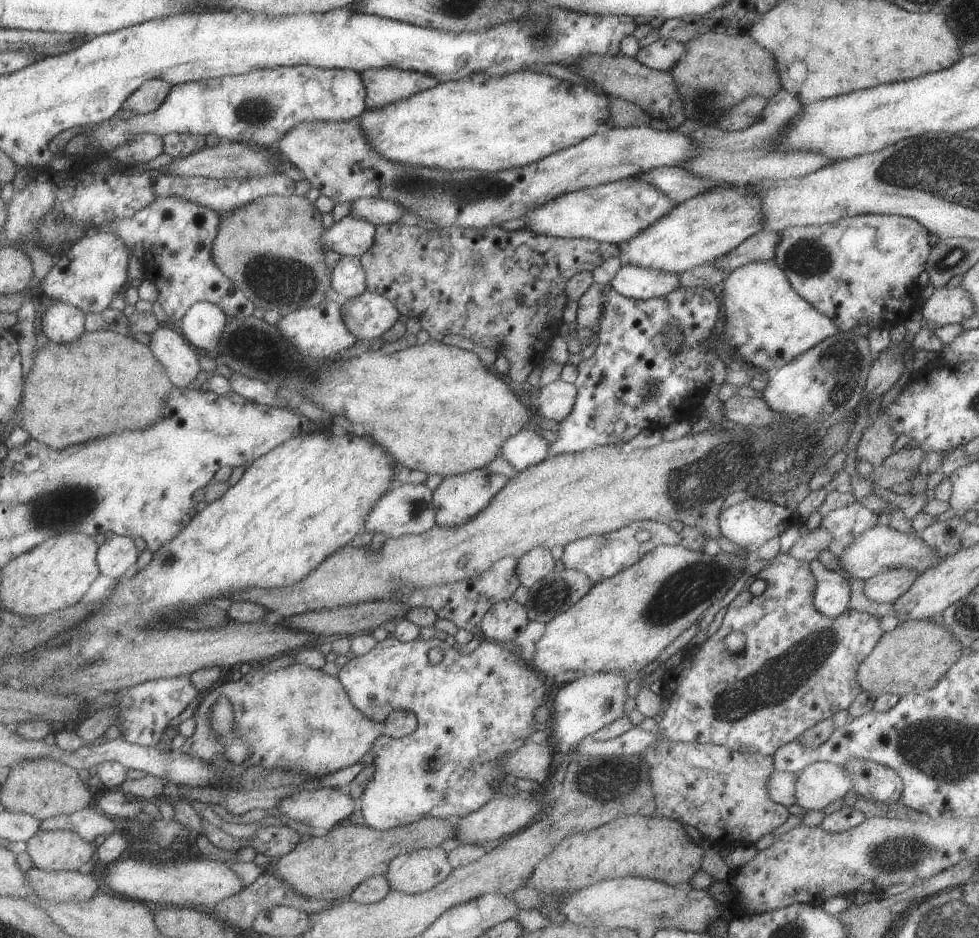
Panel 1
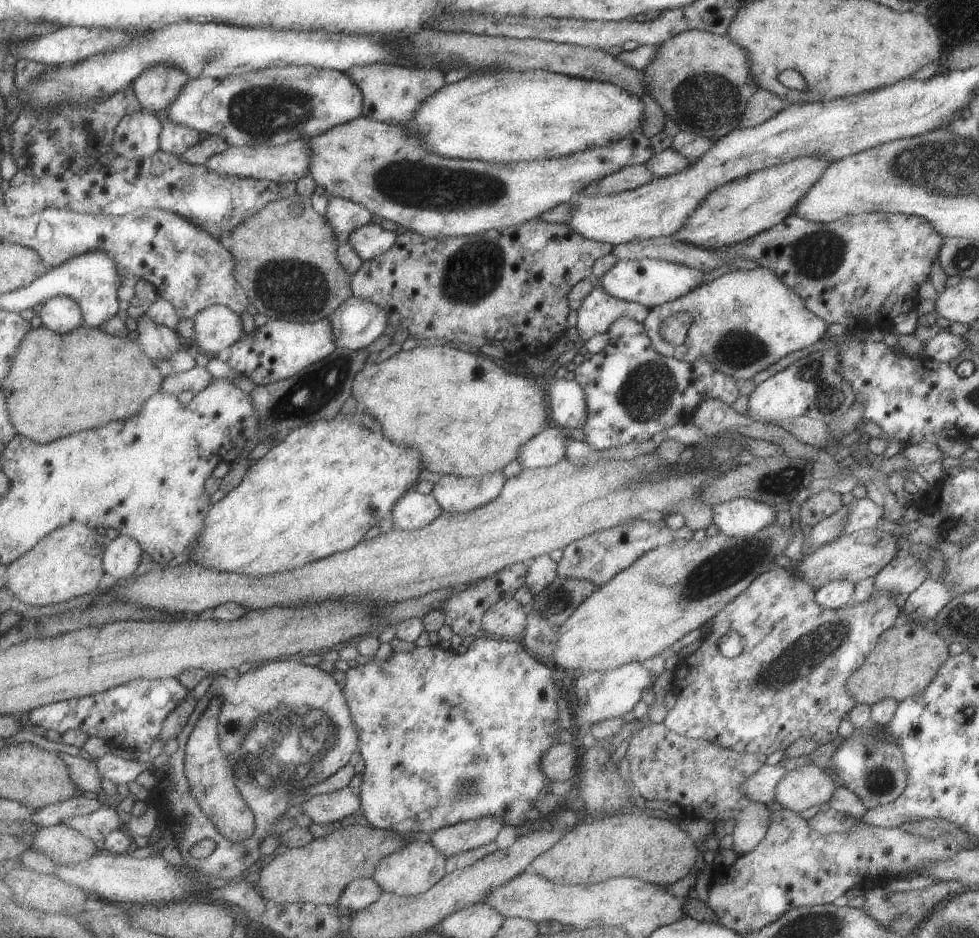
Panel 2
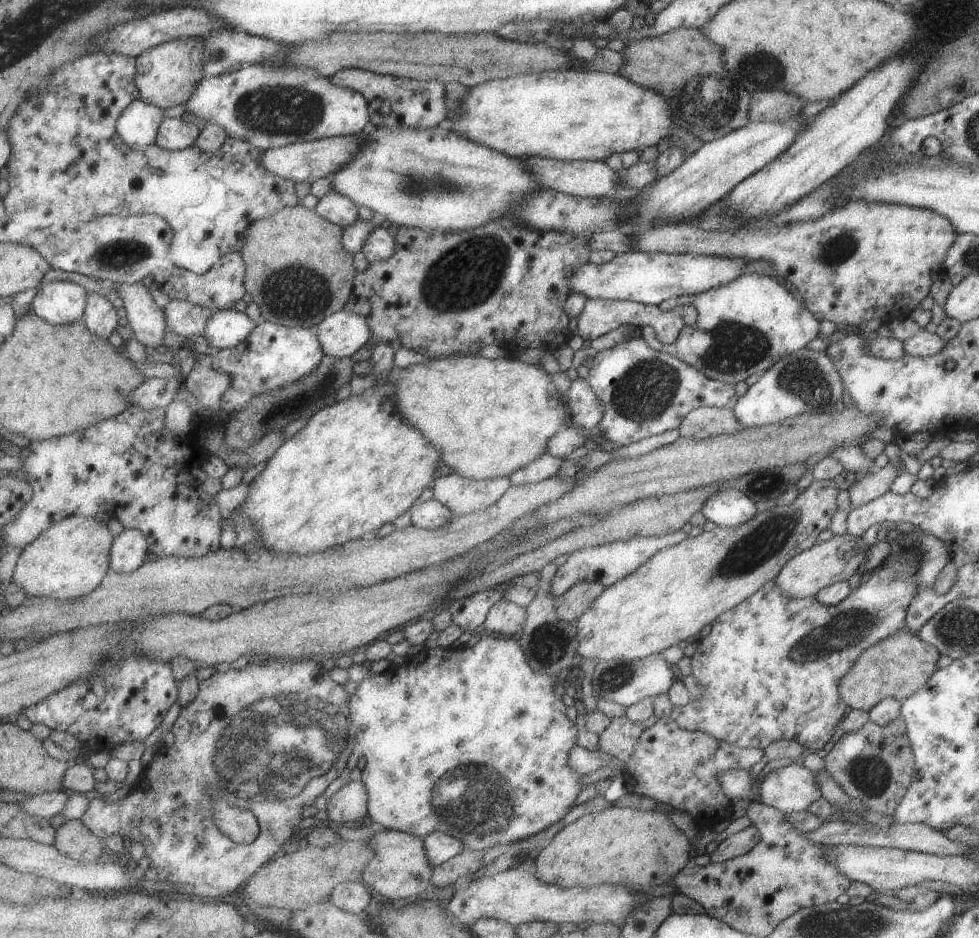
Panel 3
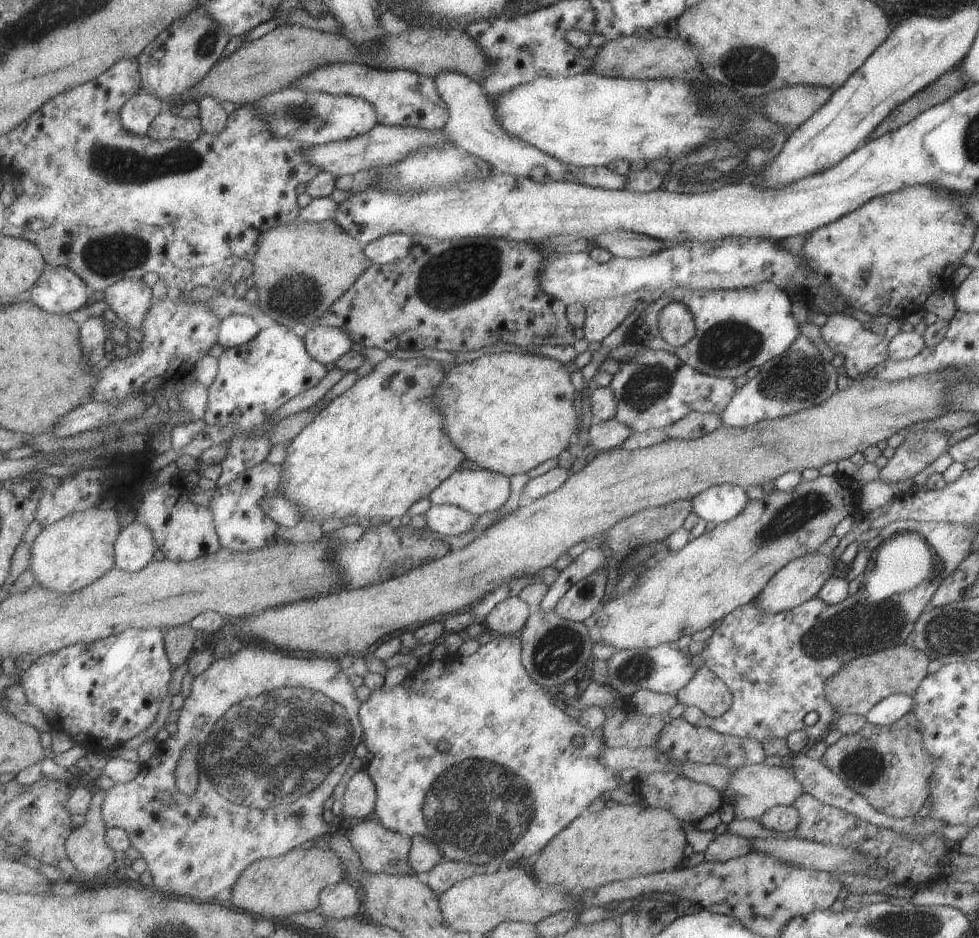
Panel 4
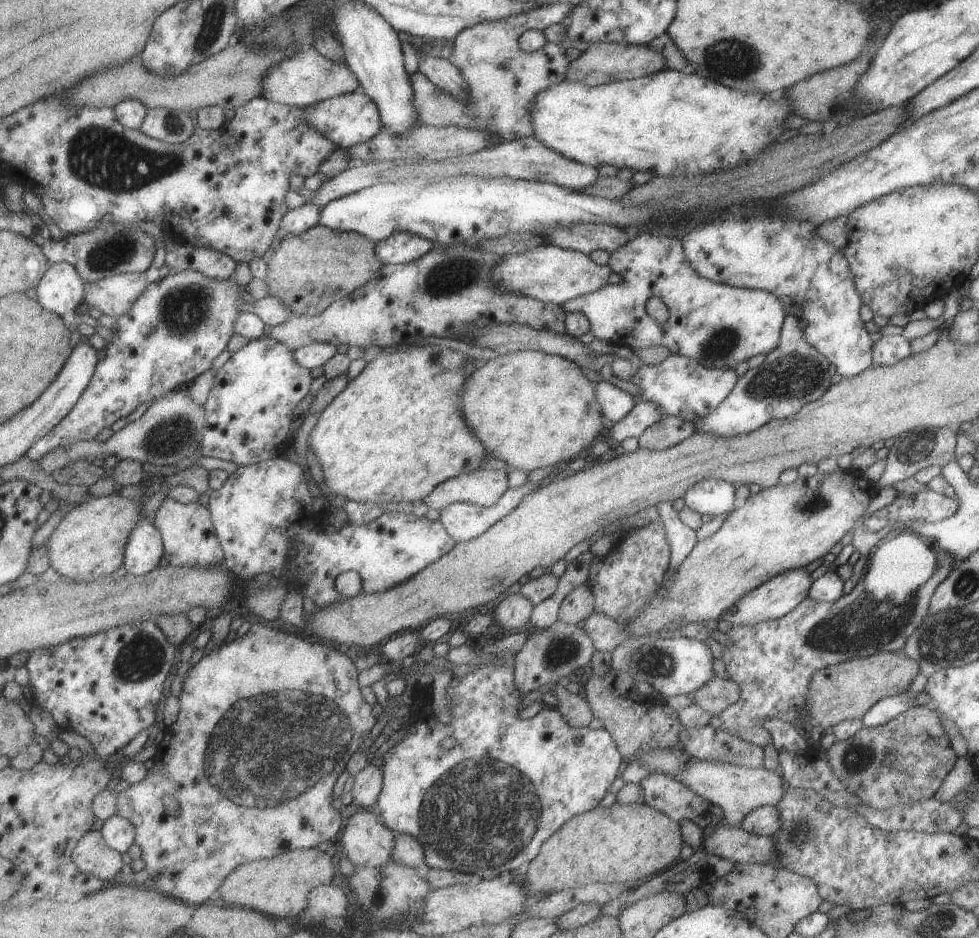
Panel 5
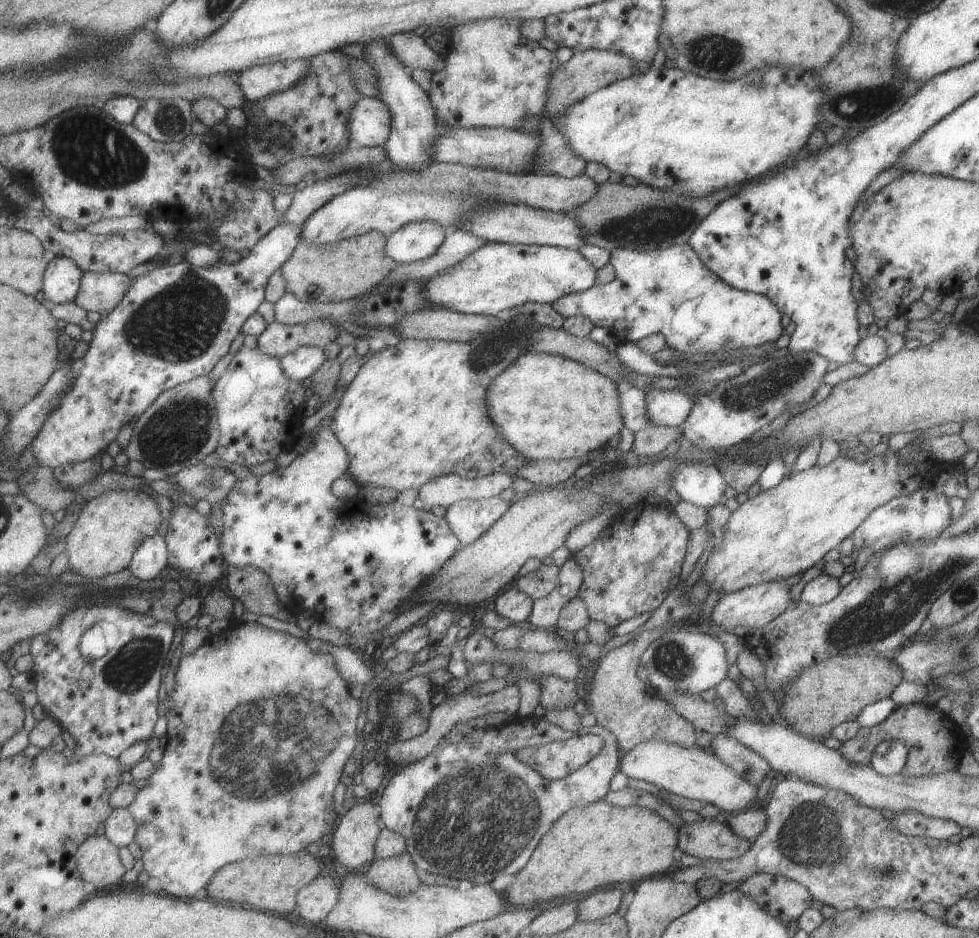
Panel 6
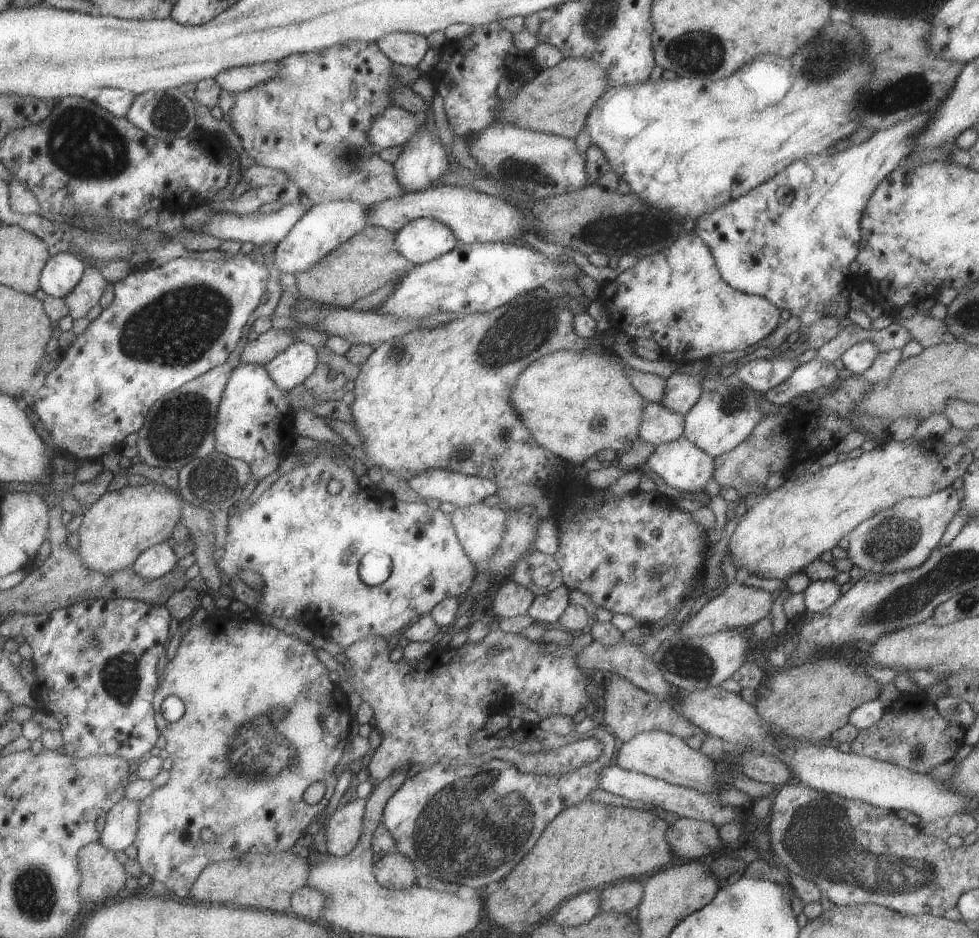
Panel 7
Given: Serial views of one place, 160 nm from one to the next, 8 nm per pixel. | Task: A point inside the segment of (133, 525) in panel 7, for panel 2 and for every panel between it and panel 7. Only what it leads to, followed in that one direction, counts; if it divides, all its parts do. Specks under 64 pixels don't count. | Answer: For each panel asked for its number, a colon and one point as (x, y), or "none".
2: (67, 562)
3: (66, 561)
4: (67, 555)
5: (88, 543)
6: (109, 528)

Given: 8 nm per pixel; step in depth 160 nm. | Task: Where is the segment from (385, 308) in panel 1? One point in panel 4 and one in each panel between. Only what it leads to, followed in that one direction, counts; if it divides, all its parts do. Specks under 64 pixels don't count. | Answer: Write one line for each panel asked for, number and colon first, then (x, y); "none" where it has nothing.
2: (355, 323)
3: (340, 334)
4: (324, 344)

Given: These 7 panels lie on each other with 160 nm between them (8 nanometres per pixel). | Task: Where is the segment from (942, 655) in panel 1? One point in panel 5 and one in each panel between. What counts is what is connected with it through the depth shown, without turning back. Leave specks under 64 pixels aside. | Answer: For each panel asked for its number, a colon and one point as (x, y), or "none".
2: (906, 657)
3: (896, 666)
4: (857, 686)
5: (846, 690)

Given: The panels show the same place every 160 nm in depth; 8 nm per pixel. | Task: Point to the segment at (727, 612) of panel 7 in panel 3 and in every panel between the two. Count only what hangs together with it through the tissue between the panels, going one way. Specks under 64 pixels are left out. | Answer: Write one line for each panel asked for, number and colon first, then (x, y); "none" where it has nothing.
3: (826, 562)
4: (799, 580)
5: (775, 597)
6: (754, 606)

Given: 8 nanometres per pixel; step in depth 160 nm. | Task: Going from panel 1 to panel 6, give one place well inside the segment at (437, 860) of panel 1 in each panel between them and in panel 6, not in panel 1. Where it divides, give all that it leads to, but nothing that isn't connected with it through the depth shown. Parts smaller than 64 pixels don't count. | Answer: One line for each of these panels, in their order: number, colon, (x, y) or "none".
2: (414, 868)
3: (398, 870)
4: (380, 850)
5: (366, 841)
6: (352, 843)

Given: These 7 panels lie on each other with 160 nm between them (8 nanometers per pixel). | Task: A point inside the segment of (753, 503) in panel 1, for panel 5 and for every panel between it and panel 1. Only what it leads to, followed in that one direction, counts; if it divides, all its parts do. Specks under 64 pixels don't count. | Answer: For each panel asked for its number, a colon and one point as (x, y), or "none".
2: (740, 517)
3: (728, 508)
4: (719, 503)
5: (711, 496)

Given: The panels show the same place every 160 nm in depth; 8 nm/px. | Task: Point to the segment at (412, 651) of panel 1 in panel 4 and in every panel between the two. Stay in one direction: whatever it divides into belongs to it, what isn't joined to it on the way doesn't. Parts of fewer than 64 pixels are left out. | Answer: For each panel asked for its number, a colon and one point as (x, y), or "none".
2: (445, 737)
3: (472, 743)
4: (511, 780)

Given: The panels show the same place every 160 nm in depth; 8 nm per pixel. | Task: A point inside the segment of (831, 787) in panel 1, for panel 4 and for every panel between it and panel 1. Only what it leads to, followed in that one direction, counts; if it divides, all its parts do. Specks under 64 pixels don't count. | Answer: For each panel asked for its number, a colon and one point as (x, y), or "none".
2: (807, 785)
3: (788, 789)
4: (751, 789)

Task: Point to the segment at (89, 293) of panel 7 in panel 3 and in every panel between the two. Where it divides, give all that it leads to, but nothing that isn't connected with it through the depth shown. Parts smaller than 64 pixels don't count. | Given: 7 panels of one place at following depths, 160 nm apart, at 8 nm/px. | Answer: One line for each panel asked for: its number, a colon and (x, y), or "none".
3: (146, 320)
4: (129, 299)
5: (114, 295)
6: (98, 292)

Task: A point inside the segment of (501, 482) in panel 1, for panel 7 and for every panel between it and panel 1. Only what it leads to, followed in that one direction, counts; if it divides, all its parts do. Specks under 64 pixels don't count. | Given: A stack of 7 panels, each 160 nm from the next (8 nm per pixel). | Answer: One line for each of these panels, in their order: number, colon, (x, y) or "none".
2: (454, 494)
3: (460, 495)
4: (477, 491)
5: (482, 487)
6: (444, 490)
7: (460, 490)

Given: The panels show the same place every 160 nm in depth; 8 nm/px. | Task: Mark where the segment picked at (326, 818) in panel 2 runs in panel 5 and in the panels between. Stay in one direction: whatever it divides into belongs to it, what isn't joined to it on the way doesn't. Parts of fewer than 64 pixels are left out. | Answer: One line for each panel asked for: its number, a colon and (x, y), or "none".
3: (348, 803)
4: (359, 797)
5: (367, 783)

